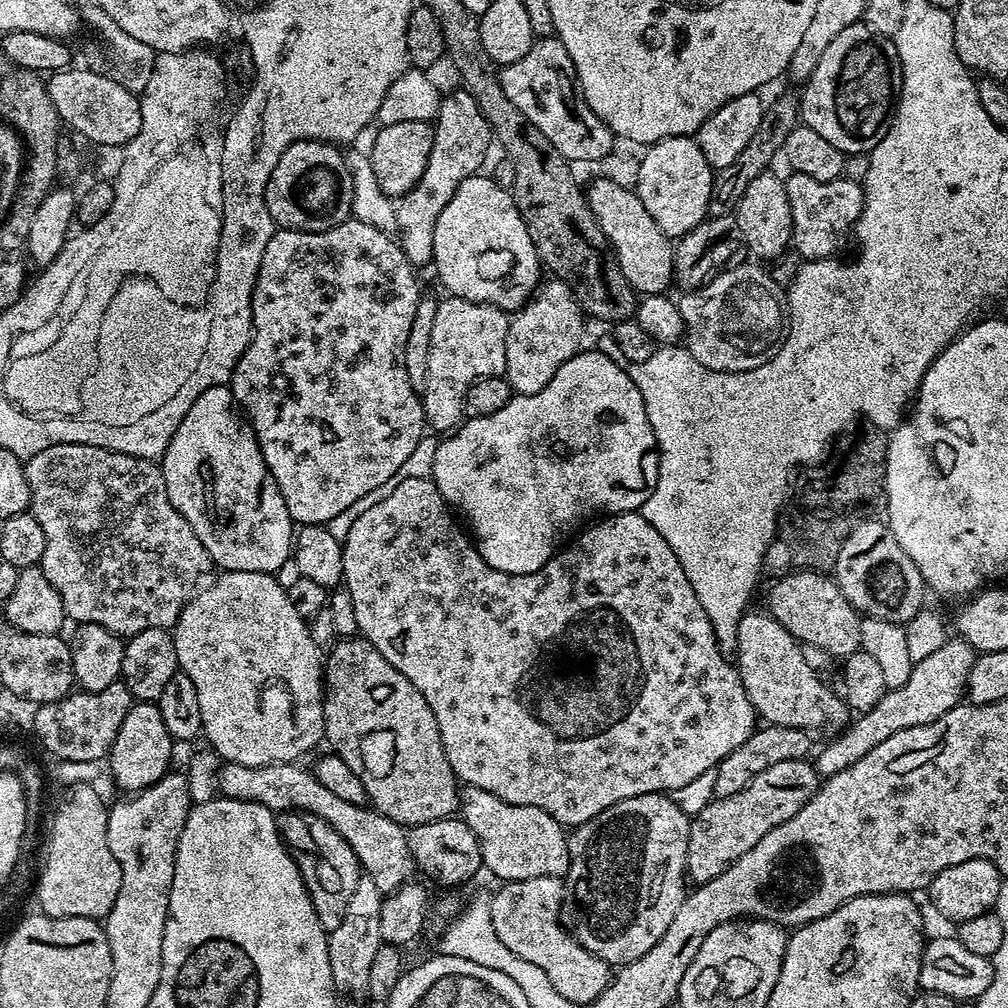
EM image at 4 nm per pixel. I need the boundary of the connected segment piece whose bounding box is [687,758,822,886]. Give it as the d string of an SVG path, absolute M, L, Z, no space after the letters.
M811 759L787 760L774 762L774 766L766 766L762 774L754 774L754 778L750 778L750 782L742 786L738 794L711 799L706 807L700 813L693 815L690 820L687 879L693 885L699 886L718 878L718 874L722 874L730 865L738 862L738 858L742 858L746 850L758 846L758 842L766 838L766 834L770 834L774 826L782 826L786 818L794 818L794 814L798 814L798 810L802 810L802 806L810 802L810 798L816 793L821 783L822 777L816 771L816 765Z

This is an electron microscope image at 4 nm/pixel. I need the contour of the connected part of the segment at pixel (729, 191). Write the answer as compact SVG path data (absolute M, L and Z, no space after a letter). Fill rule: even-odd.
M795 95L780 96L773 104L769 103L765 107L762 126L758 126L754 138L750 138L746 150L742 150L742 154L738 154L738 158L734 158L734 162L730 162L730 166L721 168L715 173L708 207L709 217L728 218L735 213L742 194L746 194L746 186L750 182L754 182L754 178L758 178L758 174L769 171L771 164L768 163L775 158L776 154L778 156L784 147L786 138L796 129L799 120L800 105Z

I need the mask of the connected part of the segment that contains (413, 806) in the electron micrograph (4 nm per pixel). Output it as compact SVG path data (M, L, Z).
M359 635L337 639L331 645L330 651L332 653L329 656L327 653L322 664L324 670L324 740L332 747L329 749L335 755L340 756L342 762L346 762L346 766L350 766L353 774L360 777L371 807L401 826L425 824L426 822L455 817L460 807L462 788L446 758L446 750L442 746L442 738L438 734L438 722L434 722L434 710L430 710L430 706L426 706L426 698L422 698L422 694L418 694L414 682L410 682L410 678L406 678L406 674L394 670L394 666L390 666L390 662L386 662L386 658L382 658L382 654L377 648L369 640L365 640Z

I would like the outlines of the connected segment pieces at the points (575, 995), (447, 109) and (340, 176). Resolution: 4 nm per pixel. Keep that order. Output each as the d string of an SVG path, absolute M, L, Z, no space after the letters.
M547 876L546 878L526 878L525 880L509 880L499 885L500 889L490 896L490 922L494 924L494 934L498 934L498 942L506 946L506 950L514 950L518 958L526 958L534 966L539 966L542 974L550 978L554 990L568 998L577 1006L591 1005L592 1001L606 990L610 979L610 965L602 958L590 954L578 941L571 931L568 932L560 925L560 907L566 904L566 884L561 877Z
M457 90L443 97L440 101L440 112L435 118L434 146L422 178L399 201L396 210L398 243L406 258L413 266L432 264L434 250L434 228L438 226L438 214L454 198L458 186L468 176L475 176L481 171L484 159L488 156L488 147L494 144L492 128L482 114L478 102L469 92Z
M295 140L278 158L266 186L266 206L280 228L325 232L352 216L352 169L335 143Z

